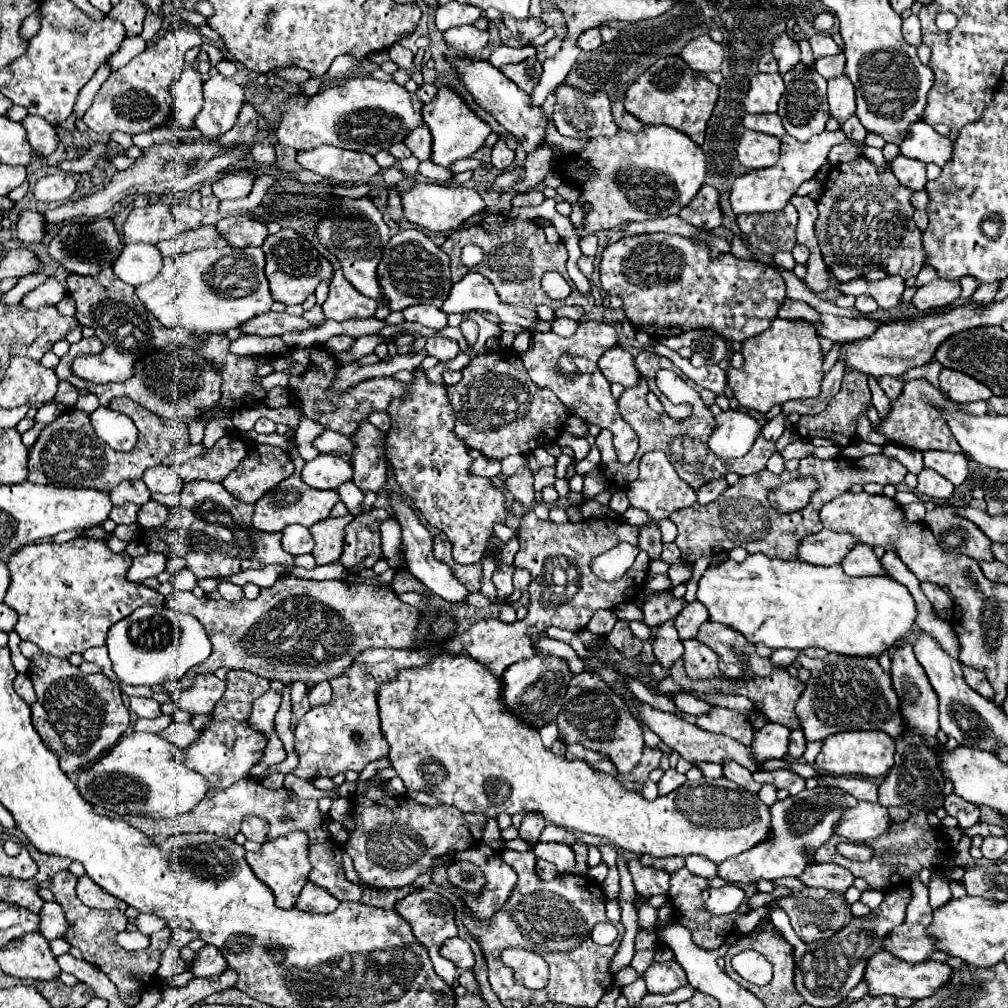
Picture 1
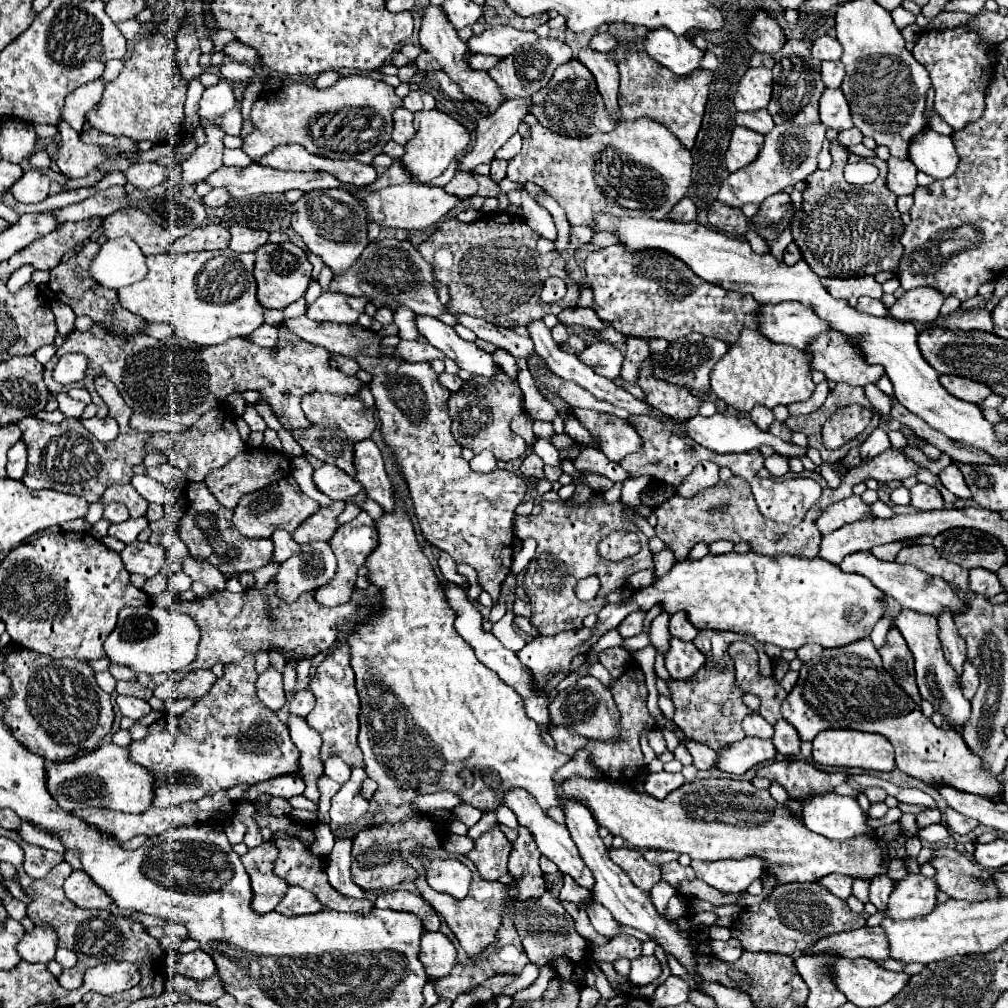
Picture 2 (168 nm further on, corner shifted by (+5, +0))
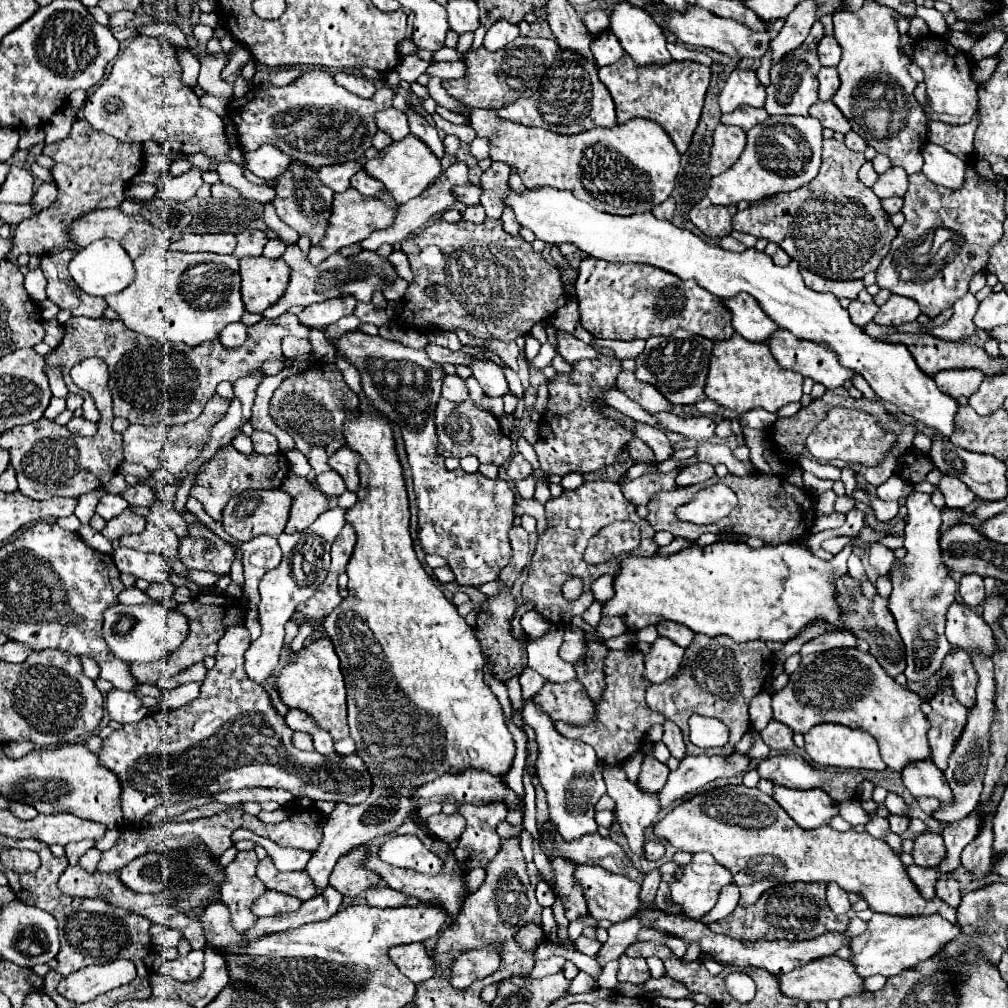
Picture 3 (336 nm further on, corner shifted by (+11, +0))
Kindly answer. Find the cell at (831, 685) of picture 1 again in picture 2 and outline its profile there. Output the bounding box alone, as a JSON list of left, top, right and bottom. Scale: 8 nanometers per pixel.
[781,637,1003,797]

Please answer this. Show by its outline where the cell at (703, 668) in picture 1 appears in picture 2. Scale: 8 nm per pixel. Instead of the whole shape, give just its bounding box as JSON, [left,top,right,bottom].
[665,639,705,679]

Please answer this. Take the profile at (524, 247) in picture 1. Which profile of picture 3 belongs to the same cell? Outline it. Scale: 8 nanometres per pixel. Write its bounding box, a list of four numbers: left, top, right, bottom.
[399,219,567,339]

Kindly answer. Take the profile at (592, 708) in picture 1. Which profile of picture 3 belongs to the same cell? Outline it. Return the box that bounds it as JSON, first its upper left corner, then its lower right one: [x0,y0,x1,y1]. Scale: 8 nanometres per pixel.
[535,681,597,725]

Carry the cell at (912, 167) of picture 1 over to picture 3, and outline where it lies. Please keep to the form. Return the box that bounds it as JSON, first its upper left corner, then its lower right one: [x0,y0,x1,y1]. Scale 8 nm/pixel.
[871,167,907,197]

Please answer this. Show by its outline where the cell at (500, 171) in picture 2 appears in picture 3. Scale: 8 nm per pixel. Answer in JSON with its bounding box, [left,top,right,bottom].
[481,161,509,217]

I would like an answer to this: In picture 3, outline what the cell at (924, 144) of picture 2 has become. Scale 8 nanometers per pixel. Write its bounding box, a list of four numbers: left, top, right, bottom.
[921,141,965,189]

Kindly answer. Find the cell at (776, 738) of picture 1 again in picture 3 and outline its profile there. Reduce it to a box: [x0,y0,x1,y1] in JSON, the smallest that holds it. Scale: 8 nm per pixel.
[661,751,751,807]

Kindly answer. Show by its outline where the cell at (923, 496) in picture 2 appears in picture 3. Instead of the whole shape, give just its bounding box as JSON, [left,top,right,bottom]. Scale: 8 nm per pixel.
[889,491,957,683]

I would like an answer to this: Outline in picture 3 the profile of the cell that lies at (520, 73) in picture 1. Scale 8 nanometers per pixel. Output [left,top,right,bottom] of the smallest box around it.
[443,37,561,109]

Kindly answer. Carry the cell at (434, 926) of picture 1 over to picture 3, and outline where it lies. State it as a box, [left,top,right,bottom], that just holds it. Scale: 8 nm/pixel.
[365,887,419,907]

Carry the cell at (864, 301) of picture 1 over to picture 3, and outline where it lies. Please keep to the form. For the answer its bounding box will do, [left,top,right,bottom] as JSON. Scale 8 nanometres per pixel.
[847,301,879,325]

